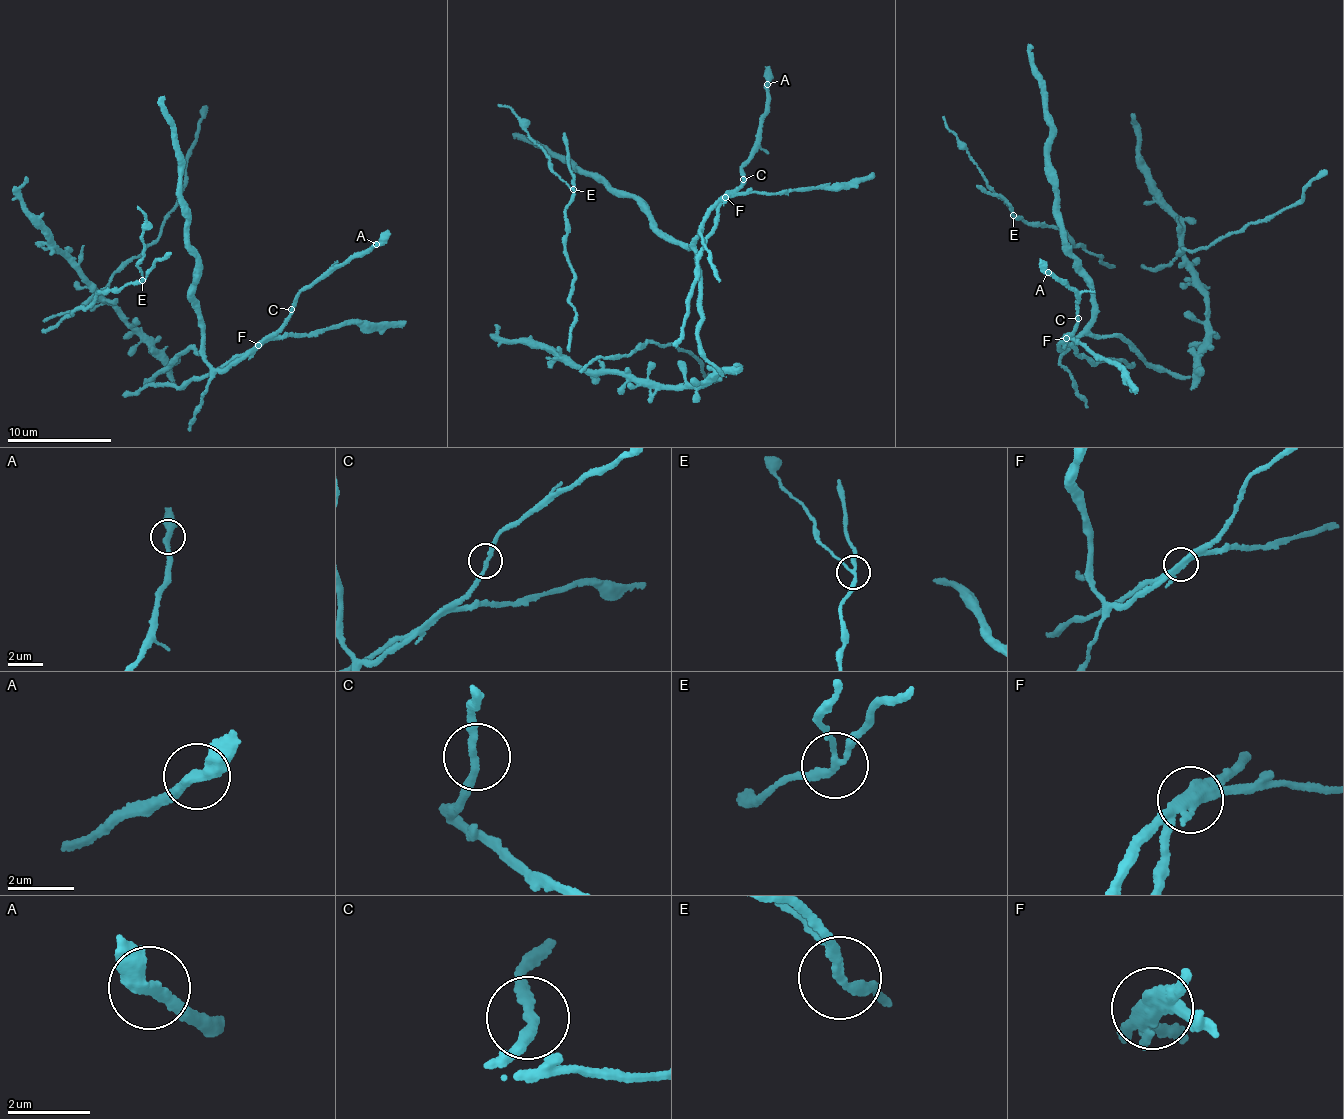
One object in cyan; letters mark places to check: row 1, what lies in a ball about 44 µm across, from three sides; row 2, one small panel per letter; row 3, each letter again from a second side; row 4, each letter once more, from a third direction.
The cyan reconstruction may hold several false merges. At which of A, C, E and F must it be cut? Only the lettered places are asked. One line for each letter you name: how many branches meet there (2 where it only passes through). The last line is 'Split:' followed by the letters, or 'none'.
E: branches 3
F: branches 2
Split: E, F

